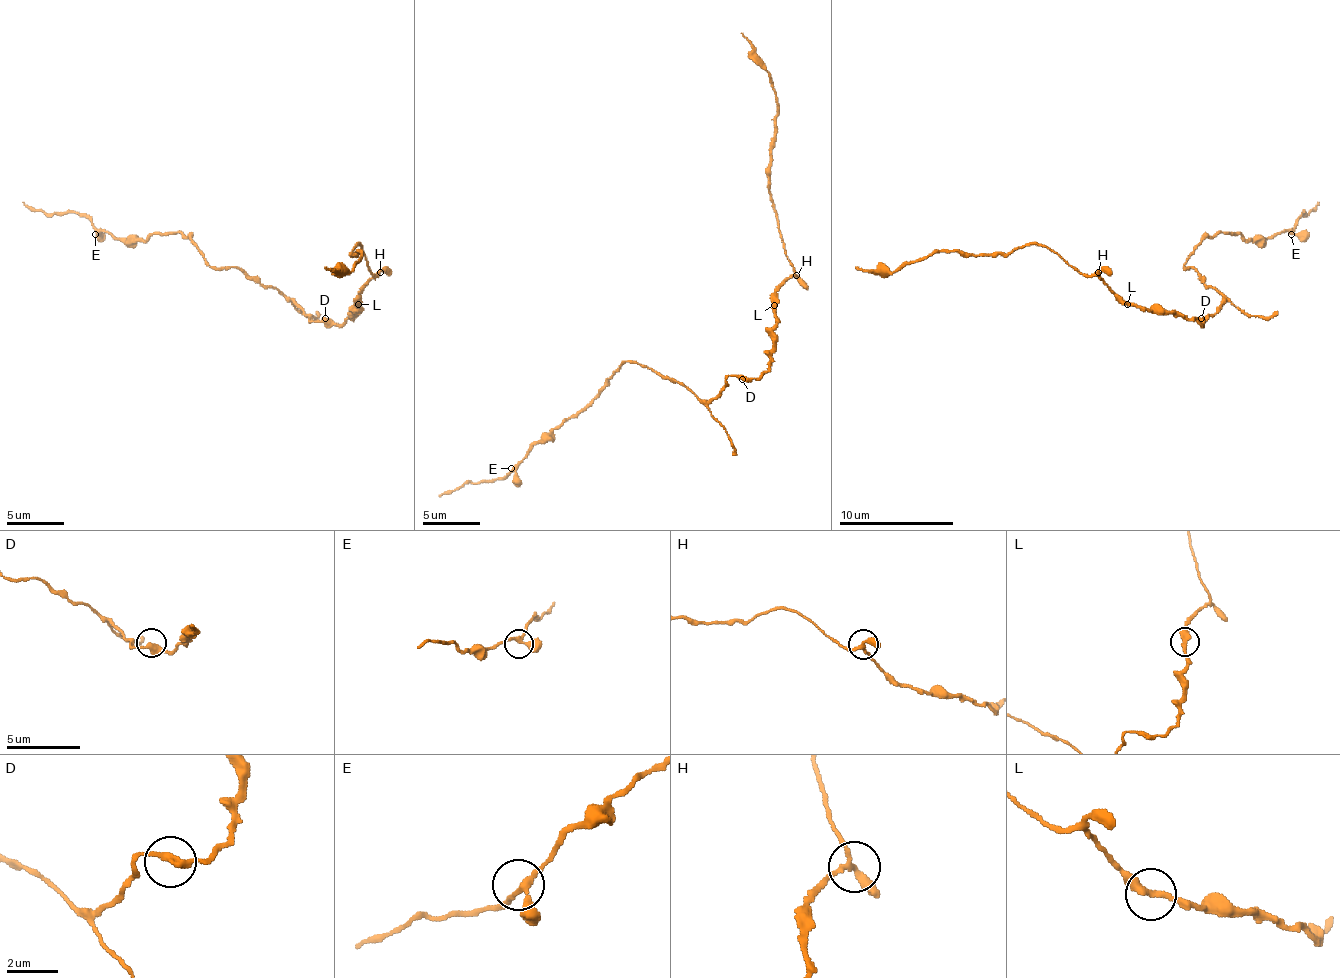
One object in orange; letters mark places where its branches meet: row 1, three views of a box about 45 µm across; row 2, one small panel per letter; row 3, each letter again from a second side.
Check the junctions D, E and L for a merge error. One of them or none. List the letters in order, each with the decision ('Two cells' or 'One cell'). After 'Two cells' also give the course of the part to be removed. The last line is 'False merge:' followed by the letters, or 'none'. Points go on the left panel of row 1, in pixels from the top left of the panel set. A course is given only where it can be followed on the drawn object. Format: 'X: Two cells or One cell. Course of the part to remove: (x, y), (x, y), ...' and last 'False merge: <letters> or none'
D: One cell
E: One cell
L: One cell
False merge: none

